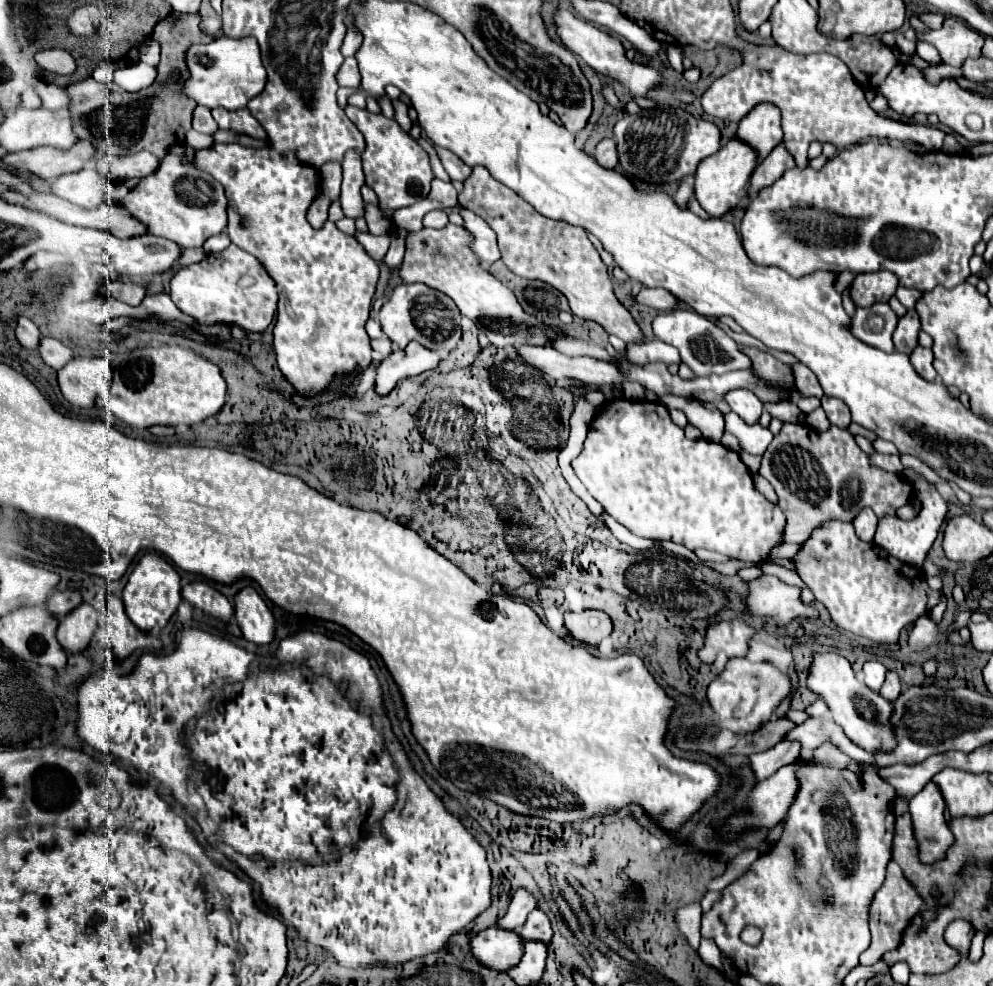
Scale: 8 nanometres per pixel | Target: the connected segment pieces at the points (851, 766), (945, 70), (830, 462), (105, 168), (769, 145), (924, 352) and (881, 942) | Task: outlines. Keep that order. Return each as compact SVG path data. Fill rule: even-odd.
M822 744L822 748L814 750L814 756L820 758L826 766L838 766L838 768L846 768L860 776L861 770L854 760L850 760L844 752L838 752L832 744Z
M940 64L940 66L932 66L932 68L920 68L920 72L924 74L924 78L932 84L938 84L942 82L944 78L964 78L962 76L962 68L952 68L952 66L946 66L946 64Z
M784 424L780 434L774 436L774 440L762 456L760 476L764 476L778 494L778 506L786 516L784 540L796 544L808 540L814 528L820 528L830 520L852 522L862 508L872 508L878 518L890 514L894 516L896 510L908 504L912 498L912 484L908 480L904 480L900 474L892 474L878 466L872 466L868 454L864 454L860 446L854 442L854 436L838 426L830 426L826 432L818 432L806 424Z
M138 152L132 156L102 156L98 160L98 172L108 180L128 180L150 176L158 170L160 160L150 152Z
M758 104L758 108L738 124L736 136L738 140L746 140L746 144L758 152L758 162L762 162L762 158L782 142L780 110L772 104Z
M918 346L918 348L910 354L910 362L912 362L914 370L916 370L924 380L936 380L936 372L934 372L934 368L932 368L932 350L930 350L930 348Z
M890 862L888 864L888 870L886 870L886 880L884 880L882 888L878 890L878 894L874 896L874 902L870 906L870 934L872 934L872 944L860 956L860 964L872 966L872 964L876 964L882 958L884 952L894 950L900 944L902 932L906 928L906 920L912 920L912 916L916 914L916 902L922 902L920 896L906 882L906 878L902 876L900 866L896 862Z

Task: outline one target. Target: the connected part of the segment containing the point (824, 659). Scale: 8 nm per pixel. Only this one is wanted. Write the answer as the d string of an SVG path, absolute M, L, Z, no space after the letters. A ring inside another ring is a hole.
M834 652L814 654L812 662L806 668L806 686L810 692L818 694L826 702L832 720L846 732L846 736L850 736L850 740L854 740L854 744L866 748L866 752L876 752L878 748L888 750L896 744L892 736L892 728L888 724L888 716L892 712L890 702L884 700L880 692L874 692L866 688L864 682L860 682L854 676L850 662L846 658Z

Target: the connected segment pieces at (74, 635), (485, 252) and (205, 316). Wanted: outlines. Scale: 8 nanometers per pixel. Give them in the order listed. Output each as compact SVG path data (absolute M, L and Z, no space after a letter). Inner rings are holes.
M80 604L74 612L66 614L60 620L56 638L66 654L78 654L86 650L94 632L98 630L100 614L90 604Z
M463 209L461 216L464 220L463 227L474 236L470 250L474 252L474 256L478 256L478 264L482 264L482 268L488 270L500 258L500 252L496 246L496 236L484 224L484 220L472 211Z
M230 244L222 252L208 254L198 264L180 268L170 282L170 296L174 298L174 304L186 316L196 320L198 326L226 324L226 326L238 326L246 332L264 332L268 328L268 324L272 322L274 312L276 312L276 304L278 304L278 292L276 292L274 280L270 280L270 274L262 268L262 264L258 264L258 258L240 250L236 244Z

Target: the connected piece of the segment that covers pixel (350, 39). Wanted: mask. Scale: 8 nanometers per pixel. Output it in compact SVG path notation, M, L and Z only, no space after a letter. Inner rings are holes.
M353 21L348 23L347 32L341 46L341 53L344 58L354 56L360 48L362 40L362 34L360 30L354 26Z

